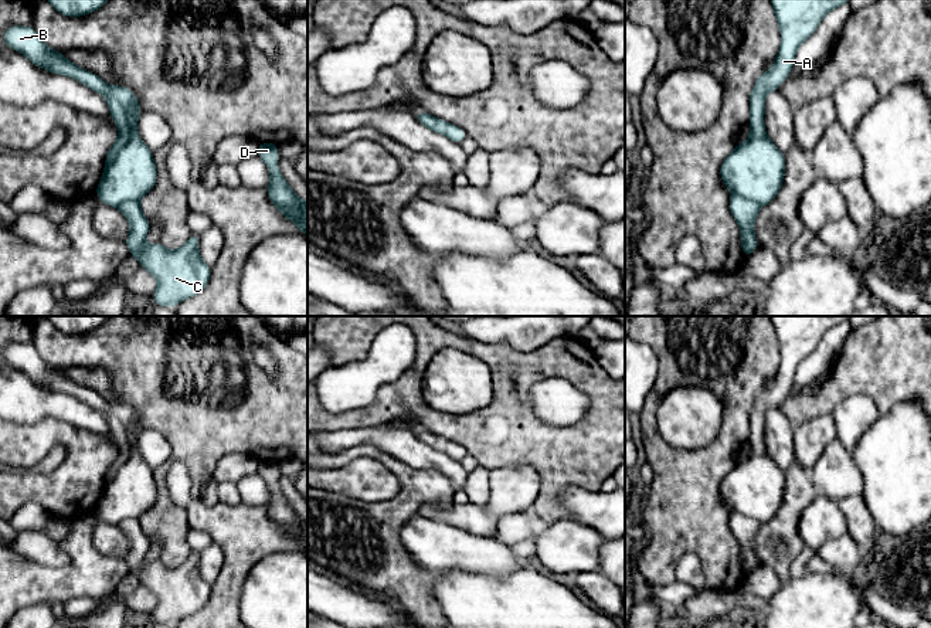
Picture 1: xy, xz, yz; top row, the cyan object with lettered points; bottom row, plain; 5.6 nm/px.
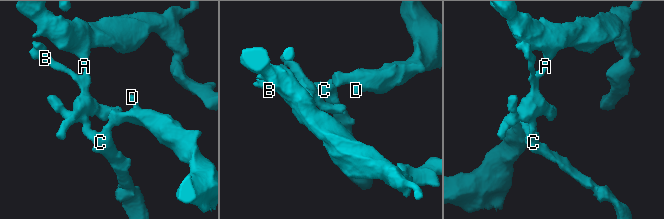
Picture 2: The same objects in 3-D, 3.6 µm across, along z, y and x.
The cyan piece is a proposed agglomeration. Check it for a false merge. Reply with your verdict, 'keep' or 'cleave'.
keep

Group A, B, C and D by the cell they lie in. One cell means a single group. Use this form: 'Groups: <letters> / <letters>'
Groups: A B C D

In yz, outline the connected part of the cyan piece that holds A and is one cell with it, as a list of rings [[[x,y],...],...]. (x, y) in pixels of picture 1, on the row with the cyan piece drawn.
[[[771,0],[781,31],[781,48],[772,68],[758,77],[750,94],[750,139],[738,143],[720,167],[733,193],[728,207],[740,225],[741,249],[748,258],[758,247],[754,221],[760,208],[775,198],[785,176],[785,153],[765,135],[765,95],[789,75],[796,50],[823,17],[850,0]]]

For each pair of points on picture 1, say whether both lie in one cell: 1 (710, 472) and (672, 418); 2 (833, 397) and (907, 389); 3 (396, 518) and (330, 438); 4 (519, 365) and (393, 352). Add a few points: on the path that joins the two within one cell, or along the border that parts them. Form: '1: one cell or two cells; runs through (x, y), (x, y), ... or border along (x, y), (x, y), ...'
1: two cells; border along (720, 428), (697, 448), (675, 448), (662, 437)
2: one cell; runs through (852, 384), (889, 384)
3: two cells; border along (373, 444), (356, 444), (336, 452), (322, 452)
4: two cells; border along (413, 331), (415, 342), (414, 363), (394, 382)

